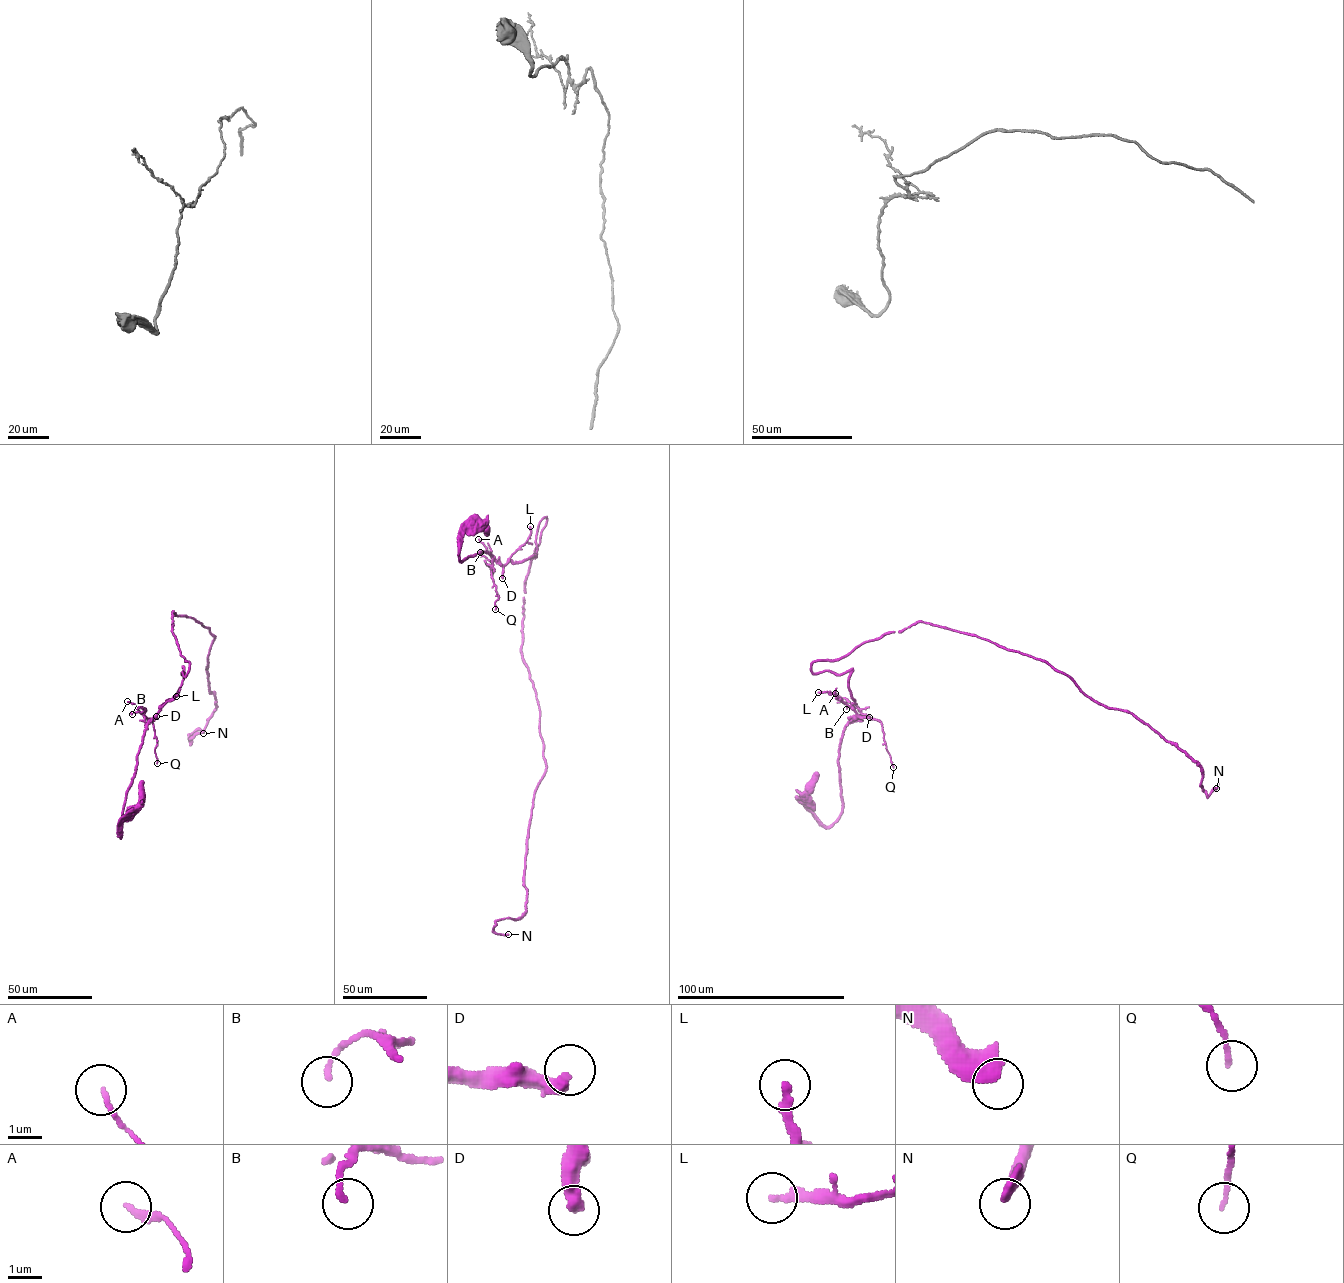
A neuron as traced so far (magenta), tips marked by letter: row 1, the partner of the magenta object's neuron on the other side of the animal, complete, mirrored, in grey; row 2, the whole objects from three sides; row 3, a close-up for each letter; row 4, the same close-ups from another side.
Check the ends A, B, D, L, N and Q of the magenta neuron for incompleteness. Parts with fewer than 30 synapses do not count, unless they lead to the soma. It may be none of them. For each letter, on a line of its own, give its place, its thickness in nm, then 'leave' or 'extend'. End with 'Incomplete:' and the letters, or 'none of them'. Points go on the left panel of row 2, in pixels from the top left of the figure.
A: place (127, 701); calibre 140 nm; leave
B: place (132, 714); calibre 150 nm; leave
D: place (156, 716); calibre 400 nm; leave
L: place (176, 696); calibre 240 nm; leave
N: place (203, 733); calibre 480 nm; leave
Q: place (157, 763); calibre 130 nm; leave
Incomplete: none of them

